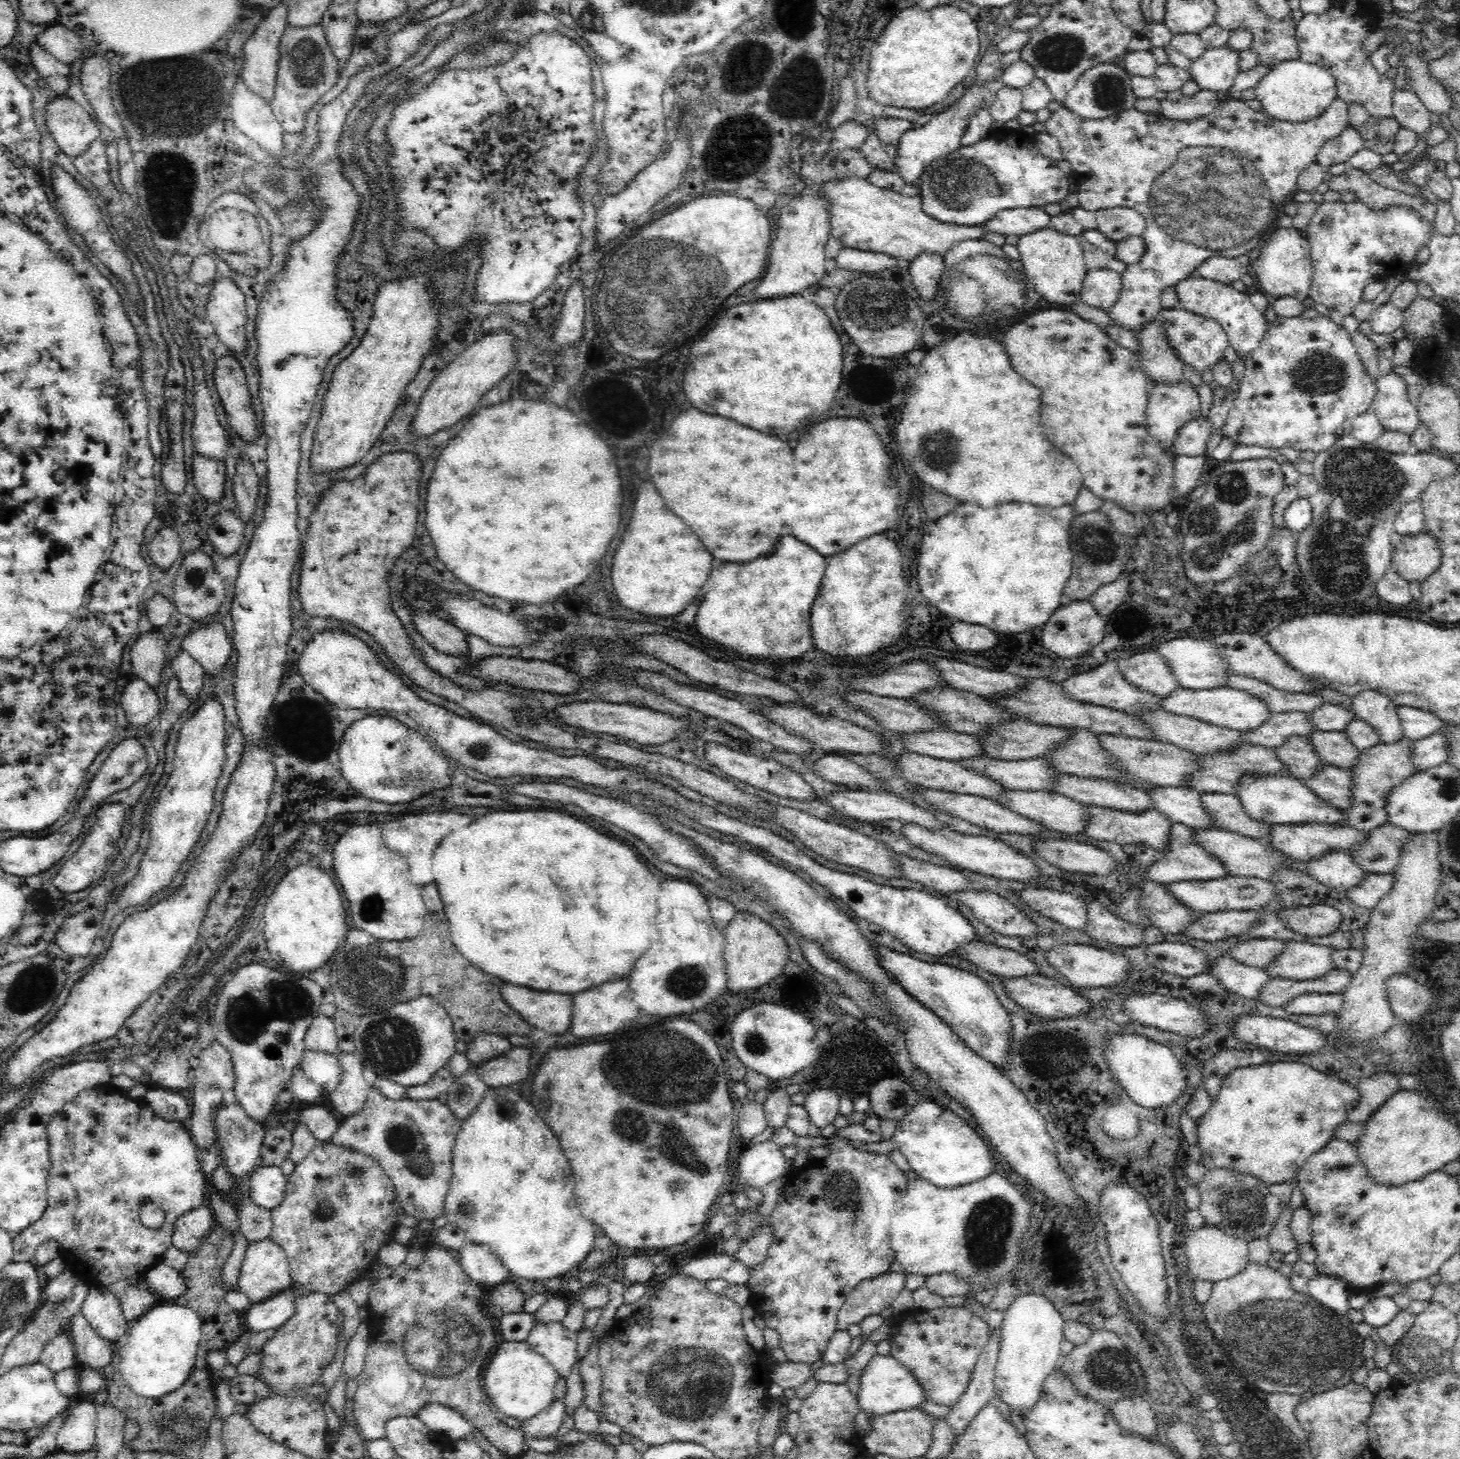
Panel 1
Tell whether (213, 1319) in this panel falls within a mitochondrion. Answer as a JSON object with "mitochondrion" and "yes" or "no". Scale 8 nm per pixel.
{"mitochondrion":"no"}

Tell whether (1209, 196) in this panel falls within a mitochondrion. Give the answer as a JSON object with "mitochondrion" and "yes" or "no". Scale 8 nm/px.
{"mitochondrion":"yes"}

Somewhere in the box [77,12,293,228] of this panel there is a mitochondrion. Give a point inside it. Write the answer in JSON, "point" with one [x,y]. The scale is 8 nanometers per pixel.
{"point":[271,184]}

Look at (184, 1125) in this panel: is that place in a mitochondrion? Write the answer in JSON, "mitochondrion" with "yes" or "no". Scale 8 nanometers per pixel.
{"mitochondrion":"no"}

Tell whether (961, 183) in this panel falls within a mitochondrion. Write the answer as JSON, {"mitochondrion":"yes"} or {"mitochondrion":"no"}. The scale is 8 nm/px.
{"mitochondrion":"yes"}

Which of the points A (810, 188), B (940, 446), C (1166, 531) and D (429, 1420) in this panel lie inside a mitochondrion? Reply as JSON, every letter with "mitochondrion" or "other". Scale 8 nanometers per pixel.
{"A":"other","B":"mitochondrion","C":"mitochondrion","D":"other"}

